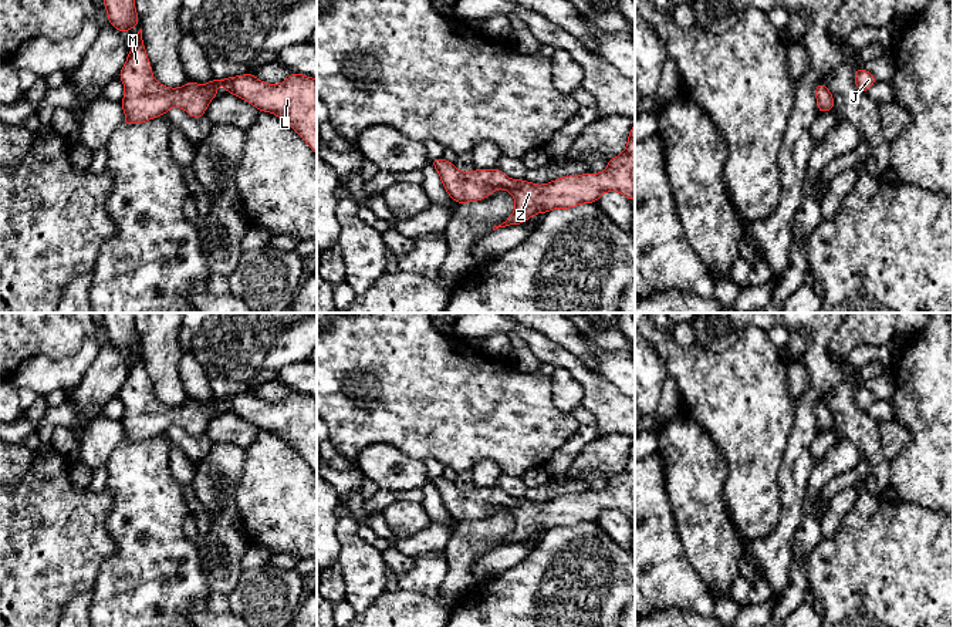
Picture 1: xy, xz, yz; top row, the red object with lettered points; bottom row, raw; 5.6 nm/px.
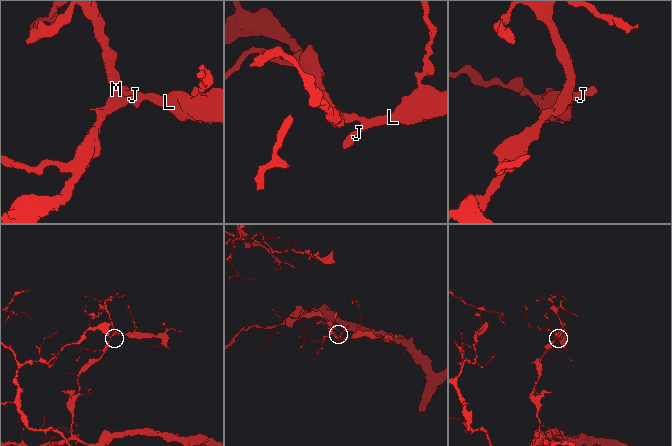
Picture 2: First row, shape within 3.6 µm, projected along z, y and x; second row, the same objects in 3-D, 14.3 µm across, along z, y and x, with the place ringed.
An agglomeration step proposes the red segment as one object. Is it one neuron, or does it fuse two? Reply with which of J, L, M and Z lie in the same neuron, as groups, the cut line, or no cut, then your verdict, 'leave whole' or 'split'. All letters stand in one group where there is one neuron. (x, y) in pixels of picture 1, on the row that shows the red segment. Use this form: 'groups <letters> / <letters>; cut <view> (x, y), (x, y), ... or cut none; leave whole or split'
groups J L M Z; cut none; leave whole

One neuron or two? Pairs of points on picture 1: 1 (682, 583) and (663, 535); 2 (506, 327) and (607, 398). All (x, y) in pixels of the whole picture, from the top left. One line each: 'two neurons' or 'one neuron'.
1: one neuron
2: one neuron

